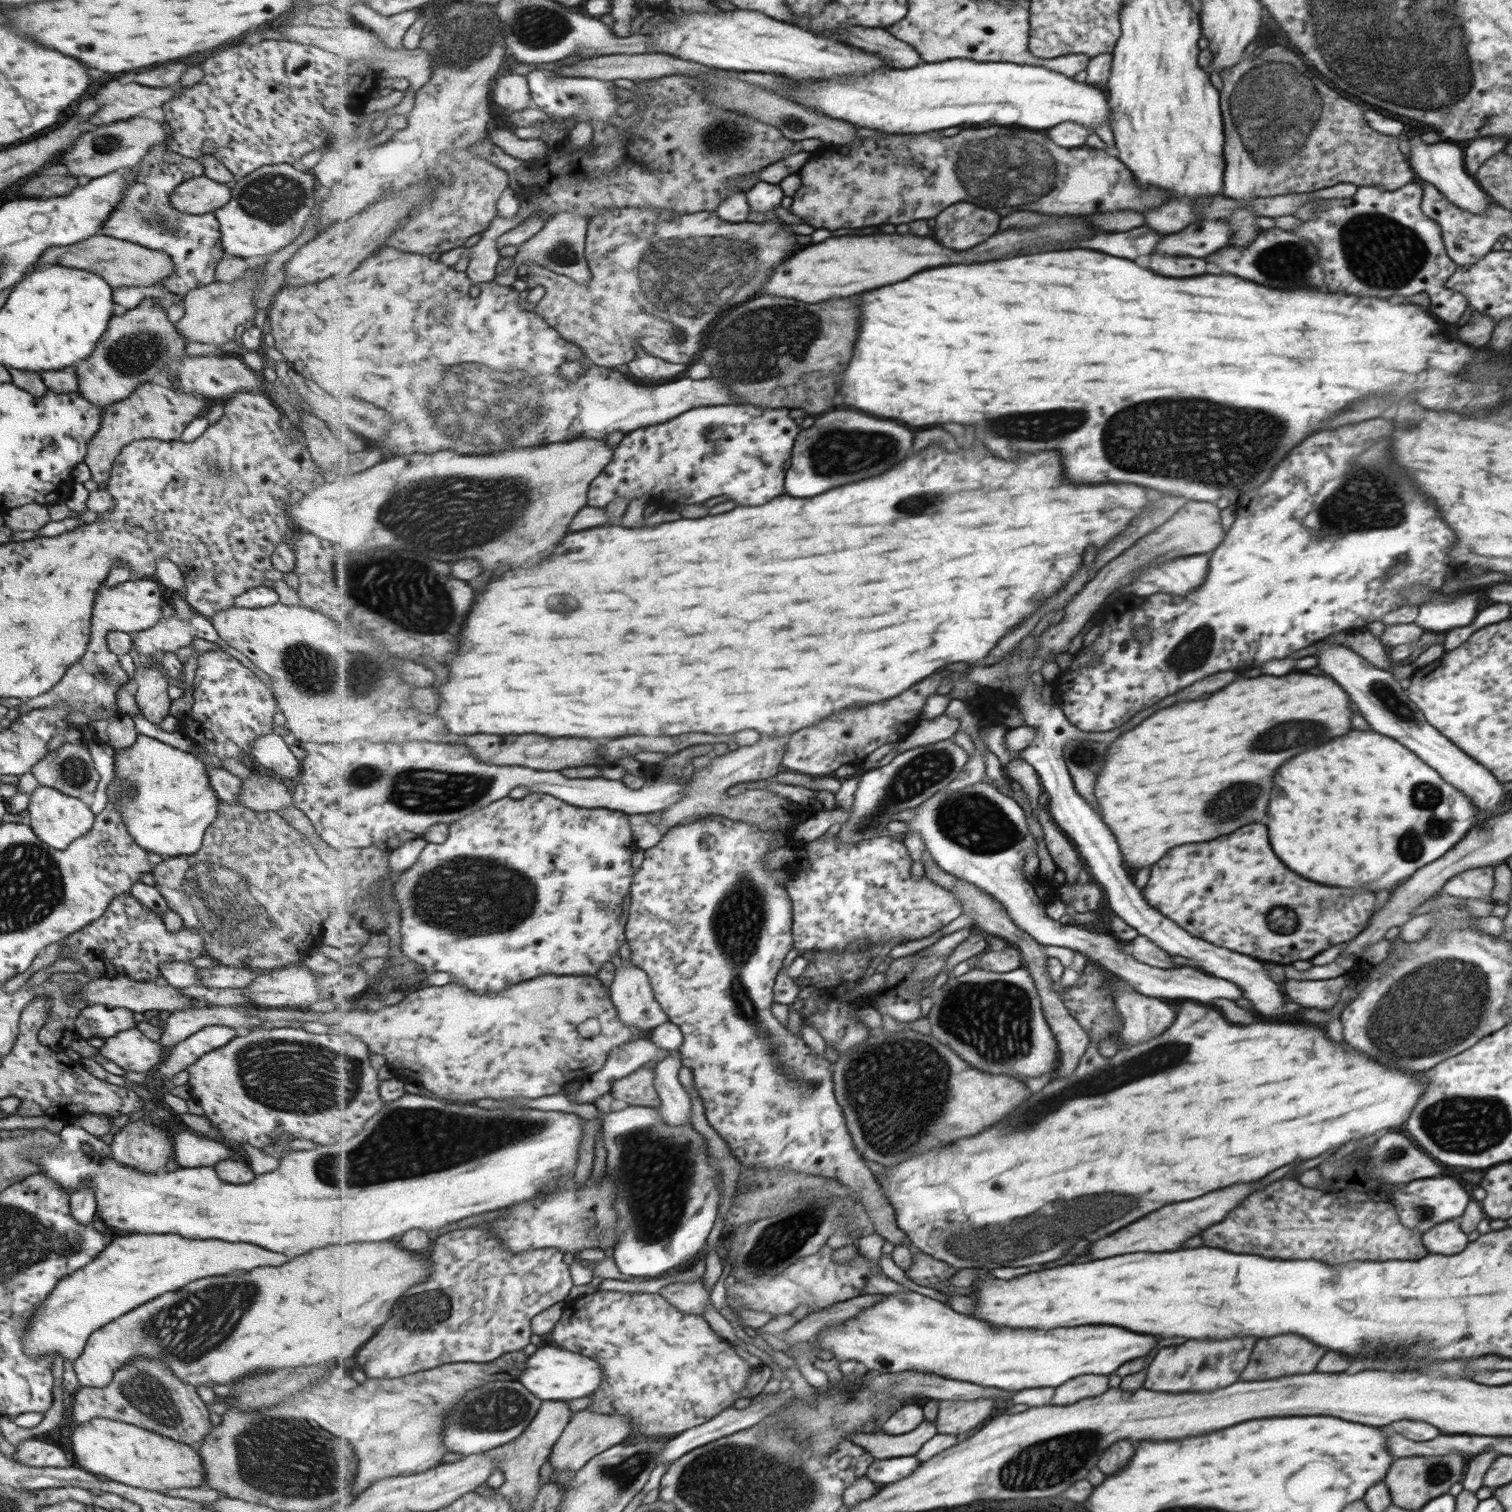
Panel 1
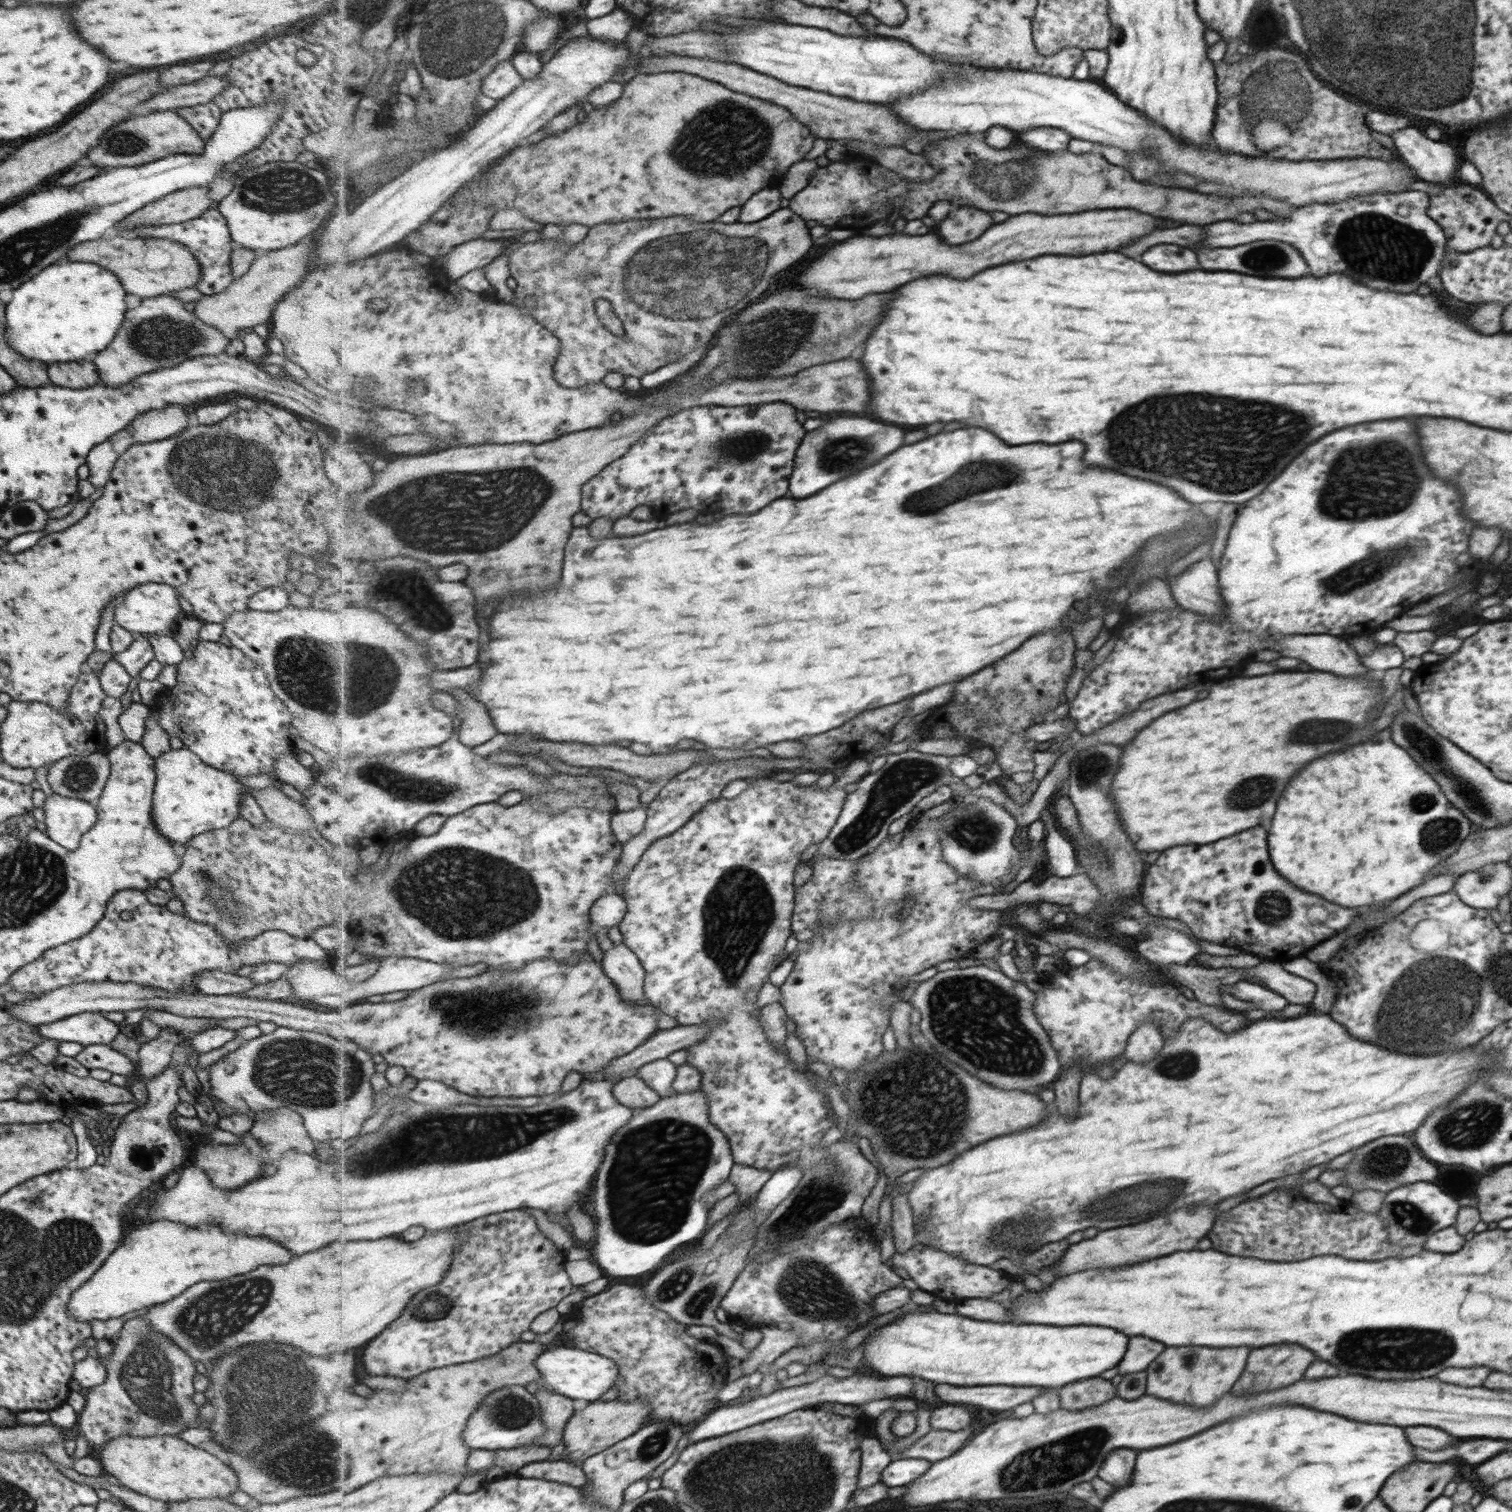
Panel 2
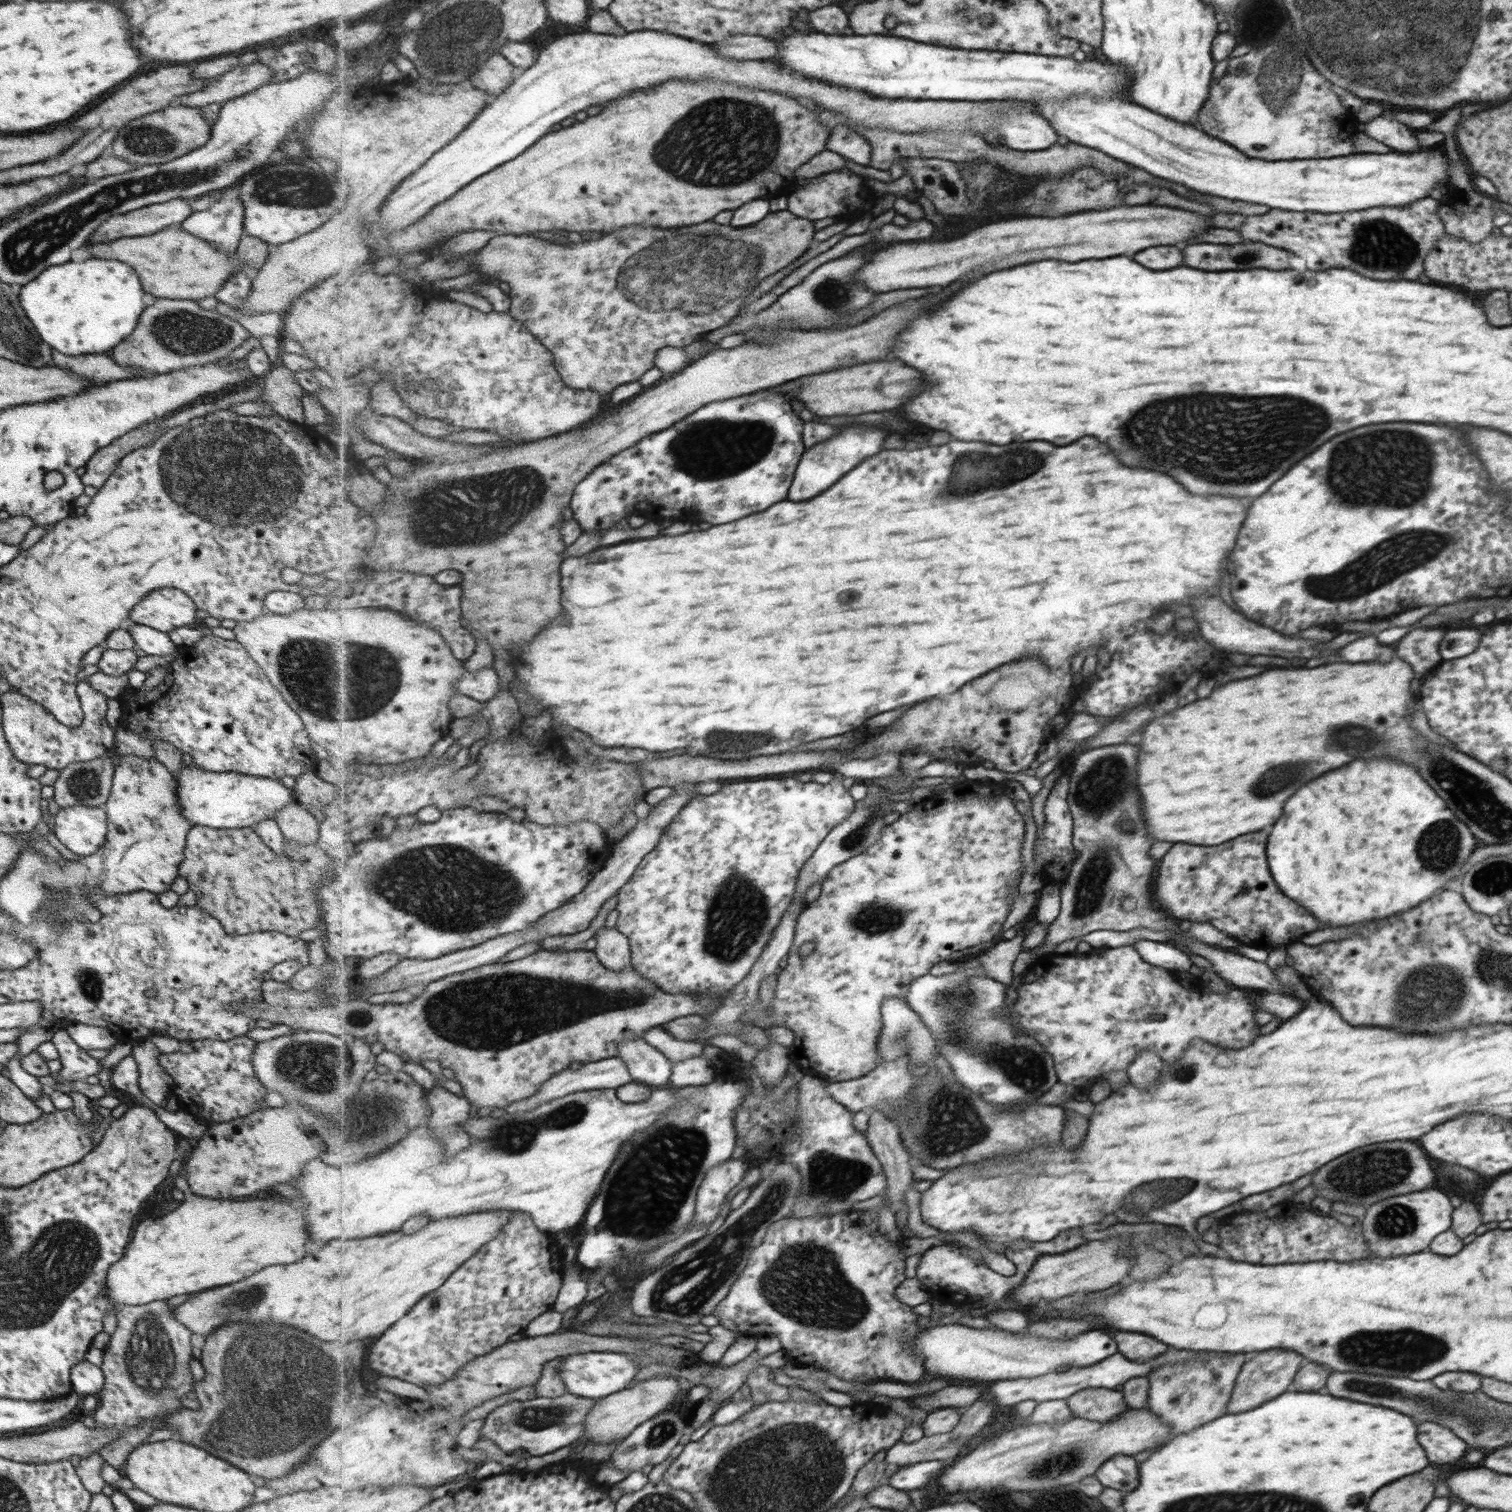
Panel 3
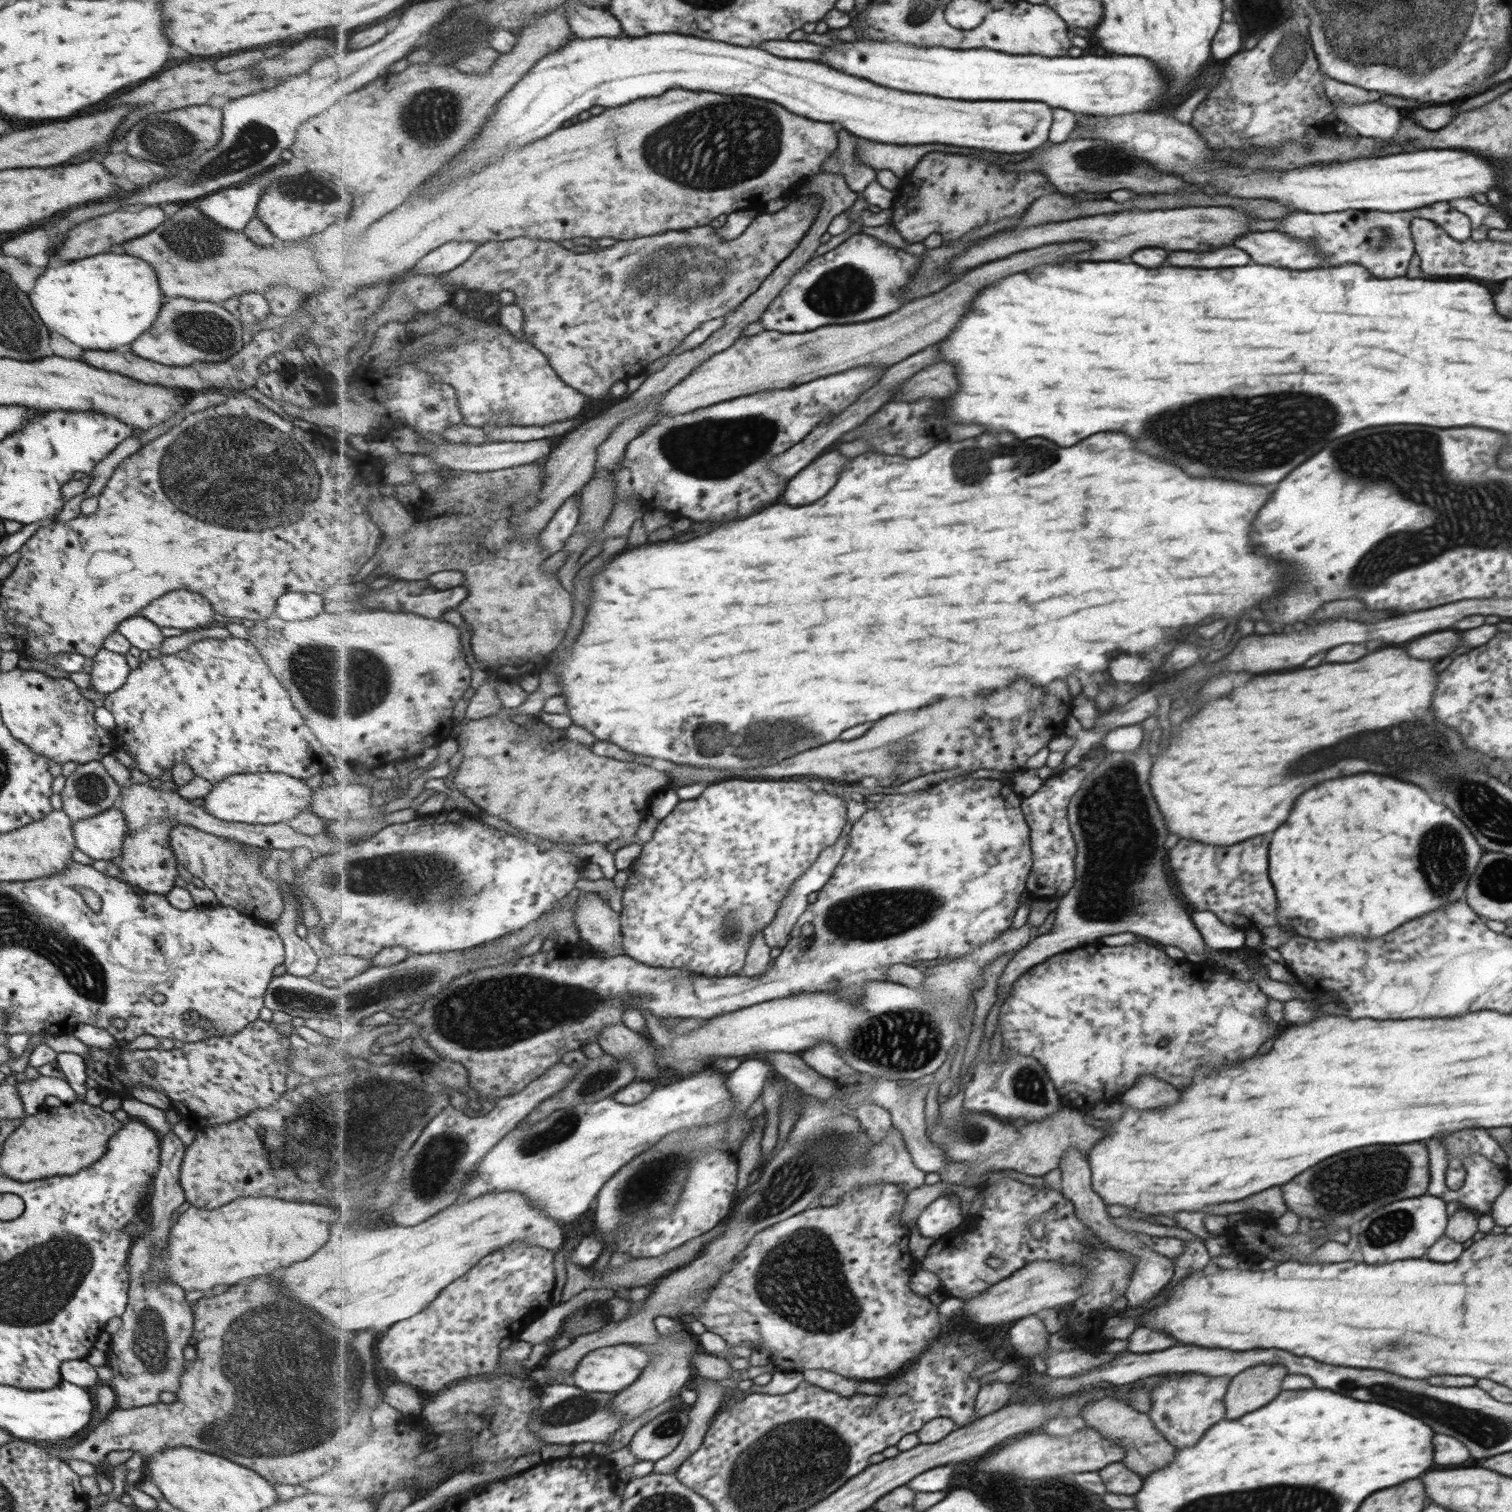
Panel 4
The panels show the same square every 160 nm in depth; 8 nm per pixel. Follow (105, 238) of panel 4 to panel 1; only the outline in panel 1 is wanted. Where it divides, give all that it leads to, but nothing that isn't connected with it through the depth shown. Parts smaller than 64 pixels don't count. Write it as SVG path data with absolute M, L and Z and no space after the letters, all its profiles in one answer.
M202 174L181 182L170 193L169 201L178 212L202 215L228 204L232 193L226 183L218 183Z

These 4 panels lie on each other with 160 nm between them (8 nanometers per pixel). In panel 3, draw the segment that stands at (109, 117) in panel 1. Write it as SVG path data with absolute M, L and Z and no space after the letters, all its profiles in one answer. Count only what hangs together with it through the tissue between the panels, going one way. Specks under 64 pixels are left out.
M258 62L238 65L226 74L216 76L204 87L204 90L177 98L175 104L202 108L207 104L223 103L268 85L272 77L273 70L268 65Z

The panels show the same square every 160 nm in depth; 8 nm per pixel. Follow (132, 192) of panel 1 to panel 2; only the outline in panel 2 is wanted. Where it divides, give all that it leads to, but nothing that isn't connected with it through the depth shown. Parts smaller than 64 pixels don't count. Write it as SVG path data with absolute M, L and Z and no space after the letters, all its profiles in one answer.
M210 208L207 215L178 224L143 224L143 226L135 228L132 232L128 230L128 235L142 238L170 239L176 243L180 242L184 247L190 249L190 252L194 254L201 264L201 279L195 288L203 295L210 296L224 292L235 279L231 267L231 254L235 245L228 228L228 223L224 215L217 208Z

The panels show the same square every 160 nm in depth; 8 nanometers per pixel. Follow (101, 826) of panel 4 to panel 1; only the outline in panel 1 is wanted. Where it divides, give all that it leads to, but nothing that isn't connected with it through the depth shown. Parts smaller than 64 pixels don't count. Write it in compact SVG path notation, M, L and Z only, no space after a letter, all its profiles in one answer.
M40 785L30 799L27 809L30 816L30 826L42 843L60 852L64 851L74 840L87 834L95 821L95 815L79 798L68 796L58 789Z

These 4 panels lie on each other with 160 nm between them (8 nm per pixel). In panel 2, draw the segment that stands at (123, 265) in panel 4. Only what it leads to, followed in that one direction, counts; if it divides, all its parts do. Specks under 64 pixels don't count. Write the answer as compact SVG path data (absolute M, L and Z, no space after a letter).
M86 262L52 264L22 284L6 306L10 344L40 362L92 361L117 335L125 319L126 289L112 272Z

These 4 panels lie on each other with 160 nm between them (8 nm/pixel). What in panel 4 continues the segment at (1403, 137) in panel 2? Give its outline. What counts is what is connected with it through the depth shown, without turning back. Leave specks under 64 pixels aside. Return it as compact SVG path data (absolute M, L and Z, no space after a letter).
M1381 101L1333 105L1336 118L1352 126L1360 136L1390 142L1398 136L1402 116L1396 107L1384 105Z

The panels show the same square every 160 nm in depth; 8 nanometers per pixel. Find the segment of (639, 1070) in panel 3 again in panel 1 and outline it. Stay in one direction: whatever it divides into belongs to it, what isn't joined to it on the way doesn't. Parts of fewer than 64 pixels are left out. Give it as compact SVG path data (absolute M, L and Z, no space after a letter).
M680 1050L664 1053L660 1062L655 1066L656 1088L662 1097L658 1110L670 1126L692 1126L693 1097L681 1081L681 1070L685 1067Z

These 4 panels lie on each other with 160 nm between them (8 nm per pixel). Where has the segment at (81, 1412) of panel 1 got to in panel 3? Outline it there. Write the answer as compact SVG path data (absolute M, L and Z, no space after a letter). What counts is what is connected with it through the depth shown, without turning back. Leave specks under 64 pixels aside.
M154 1301L145 1305L120 1306L116 1313L117 1328L110 1336L110 1341L105 1350L105 1359L101 1369L105 1376L103 1389L96 1394L100 1404L95 1409L93 1418L96 1427L106 1430L120 1431L121 1434L104 1448L98 1451L99 1456L108 1465L120 1469L128 1461L128 1454L140 1444L155 1429L165 1428L163 1418L174 1411L184 1407L178 1401L183 1396L190 1396L195 1390L195 1378L189 1369L192 1339L190 1330L186 1325L180 1324L175 1317L175 1306L170 1306L164 1301Z

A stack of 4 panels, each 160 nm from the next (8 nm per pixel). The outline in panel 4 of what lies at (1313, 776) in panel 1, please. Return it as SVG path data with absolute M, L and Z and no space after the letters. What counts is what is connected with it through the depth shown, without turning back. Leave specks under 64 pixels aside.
M1356 774L1356 776L1346 776L1338 780L1328 780L1326 784L1318 784L1318 788L1310 788L1302 800L1298 800L1298 808L1294 808L1294 816L1274 832L1274 840L1270 844L1270 872L1274 872L1274 886L1278 884L1277 895L1280 900L1280 910L1282 910L1282 922L1284 920L1298 920L1292 922L1296 932L1302 934L1302 924L1304 936L1310 936L1314 940L1330 940L1330 938L1342 938L1348 934L1360 934L1360 936L1374 936L1382 938L1384 934L1392 932L1394 928L1402 926L1408 920L1414 920L1438 910L1454 900L1461 900L1466 896L1466 886L1470 876L1476 872L1476 866L1481 862L1482 848L1480 842L1476 842L1476 837L1470 834L1471 829L1452 811L1448 810L1444 804L1434 802L1420 786L1400 782L1400 780L1390 780L1378 774Z

